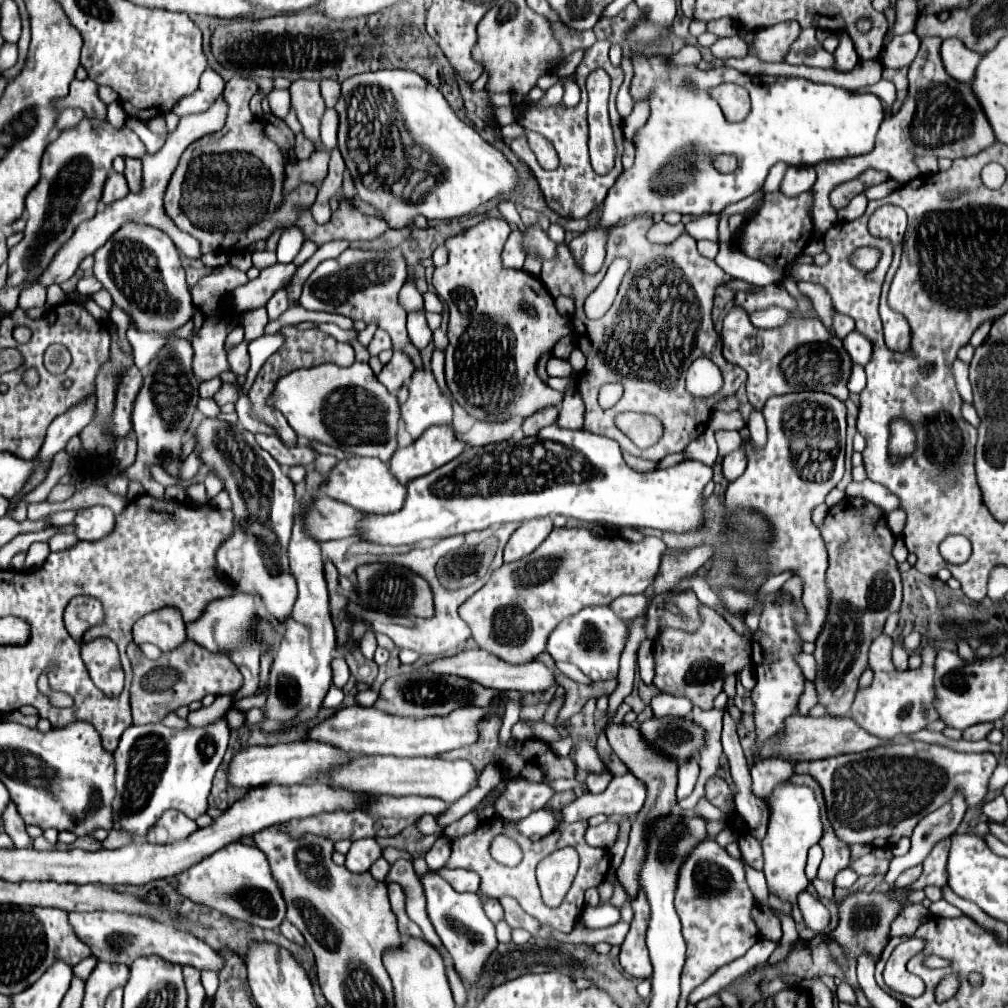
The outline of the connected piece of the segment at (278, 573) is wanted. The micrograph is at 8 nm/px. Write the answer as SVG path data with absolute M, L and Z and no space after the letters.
M204 417L194 429L194 437L196 437L196 447L200 451L198 457L202 465L206 465L224 481L224 491L228 491L230 495L232 513L236 517L232 537L228 537L228 541L224 541L224 545L216 553L218 569L236 585L236 589L240 589L242 593L260 597L260 603L264 605L264 609L284 623L288 613L292 613L292 605L296 601L296 579L292 579L290 565L288 565L288 541L290 541L294 511L296 511L294 483L288 479L288 475L280 471L280 465L270 457L270 453L256 445L254 435L242 429L240 425L230 425L220 417Z

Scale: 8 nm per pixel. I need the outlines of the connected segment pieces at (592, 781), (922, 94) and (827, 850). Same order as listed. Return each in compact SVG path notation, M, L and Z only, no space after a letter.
M608 771L606 775L604 773L600 773L600 777L594 777L592 773L588 773L588 777L586 777L586 785L588 785L588 789L592 791L592 793L602 793L604 789L606 789L606 785L612 781L612 771Z
M940 37L922 39L920 51L908 69L908 83L910 83L908 97L902 109L896 115L884 119L884 123L880 125L872 153L848 157L848 159L836 159L836 161L822 161L814 167L818 175L812 187L814 191L812 217L816 229L830 229L836 223L836 209L830 205L828 199L830 191L840 183L858 177L868 167L890 173L890 177L896 179L898 183L908 183L920 175L914 165L914 155L956 159L956 157L976 155L982 149L996 143L992 127L988 125L988 119L980 103L976 101L970 85L954 81L944 71L944 65L940 61L940 43L942 43Z
M824 809L822 825L824 825L824 833L820 839L820 847L824 849L824 859L822 859L820 869L818 869L818 879L826 881L826 883L834 883L836 873L840 873L842 869L846 869L850 865L850 851L848 851L848 845L842 843L834 835L832 825L826 817L826 809Z

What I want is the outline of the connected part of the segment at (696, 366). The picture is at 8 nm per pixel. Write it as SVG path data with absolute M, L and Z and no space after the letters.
M700 357L688 369L686 389L696 399L708 399L708 397L714 397L722 389L724 385L722 381L724 379L722 379L720 367L712 363L712 359Z

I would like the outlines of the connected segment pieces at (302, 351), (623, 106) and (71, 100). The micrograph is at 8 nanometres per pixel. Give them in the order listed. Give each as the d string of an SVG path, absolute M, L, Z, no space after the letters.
M288 325L288 327L282 329L282 333L286 335L286 343L284 343L272 357L268 357L268 361L262 365L262 369L260 369L260 373L258 373L258 377L256 377L254 385L252 385L252 389L248 391L248 397L250 397L250 401L252 401L252 415L256 415L256 417L258 417L260 421L264 421L266 425L270 425L270 427L276 431L276 435L278 435L286 445L294 447L296 441L298 441L294 429L288 425L288 421L282 417L280 411L276 411L276 409L272 409L272 407L266 405L268 397L272 395L272 389L276 387L276 381L278 381L280 377L288 375L290 371L300 369L300 367L314 367L314 365L322 365L322 363L336 363L336 365L342 365L342 367L352 365L352 363L354 363L354 349L352 349L348 343L336 341L334 337L322 333L320 329L300 331L300 329L292 327L292 325Z
M632 75L630 77L624 77L624 83L620 87L620 93L618 93L618 99L616 99L616 105L618 105L618 113L620 117L628 117L632 113L632 107L634 107L634 101L630 97L630 81L632 81Z
M90 79L86 81L72 81L70 93L56 101L56 111L60 113L62 109L76 107L82 109L88 119L100 119L106 121L106 105L98 99L98 85Z

